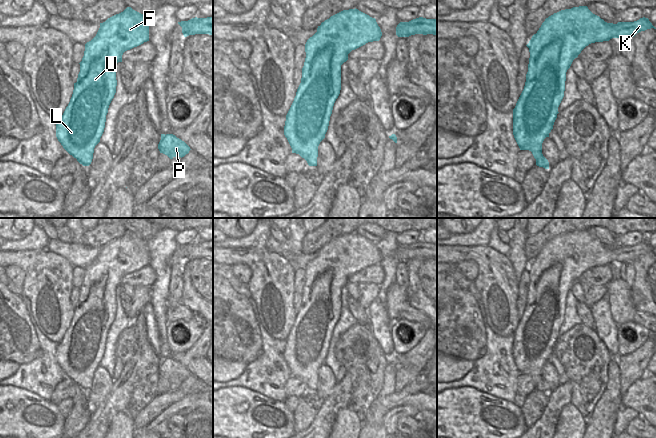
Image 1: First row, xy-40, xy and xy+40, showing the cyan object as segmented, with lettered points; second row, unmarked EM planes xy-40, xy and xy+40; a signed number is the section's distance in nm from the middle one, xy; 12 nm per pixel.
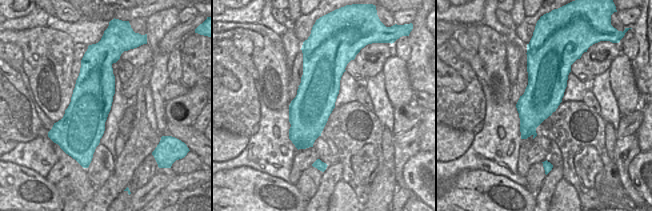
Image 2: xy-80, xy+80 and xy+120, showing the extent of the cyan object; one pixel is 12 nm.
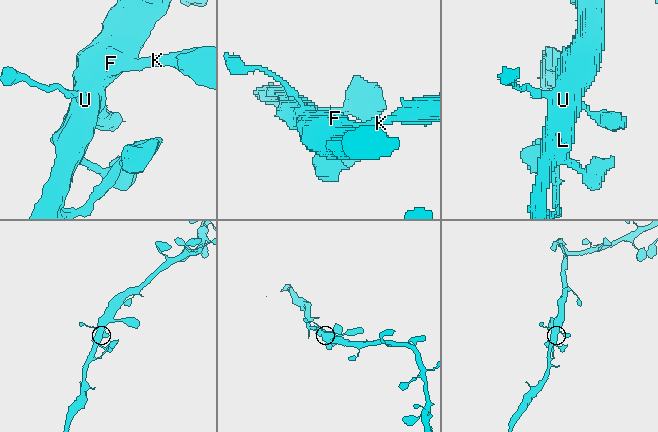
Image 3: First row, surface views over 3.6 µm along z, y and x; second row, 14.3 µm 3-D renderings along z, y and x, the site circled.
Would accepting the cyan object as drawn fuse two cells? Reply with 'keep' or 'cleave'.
keep

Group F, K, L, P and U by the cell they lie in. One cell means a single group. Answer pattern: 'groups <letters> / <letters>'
groups F K L P U

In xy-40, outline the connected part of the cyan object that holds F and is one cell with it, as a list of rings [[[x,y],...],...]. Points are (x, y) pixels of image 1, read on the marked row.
[[[131,7],[100,23],[96,36],[85,44],[80,72],[68,106],[56,124],[56,137],[63,148],[83,166],[89,166],[95,146],[104,132],[109,105],[116,93],[116,64],[125,51],[149,41],[146,15]]]

